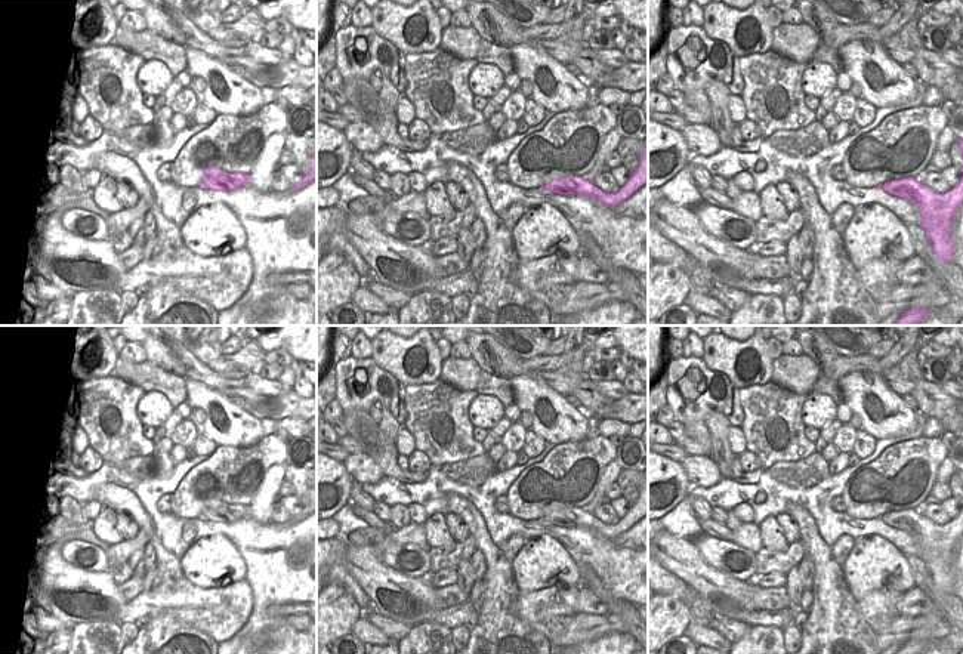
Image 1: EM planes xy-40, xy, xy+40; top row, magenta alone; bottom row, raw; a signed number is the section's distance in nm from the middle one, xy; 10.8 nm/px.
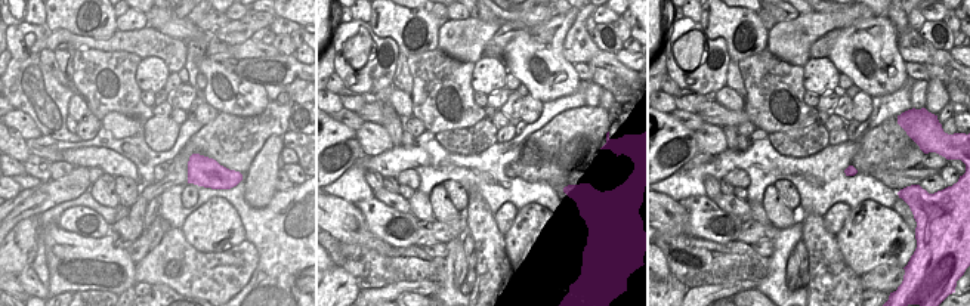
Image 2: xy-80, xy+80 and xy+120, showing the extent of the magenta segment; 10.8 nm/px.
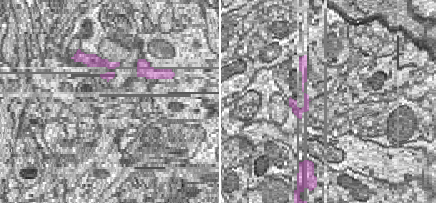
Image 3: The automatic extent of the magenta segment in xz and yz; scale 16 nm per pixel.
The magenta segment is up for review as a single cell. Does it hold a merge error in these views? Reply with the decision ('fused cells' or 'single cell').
single cell

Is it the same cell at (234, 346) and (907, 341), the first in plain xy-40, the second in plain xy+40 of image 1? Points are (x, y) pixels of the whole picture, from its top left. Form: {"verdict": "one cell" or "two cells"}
{"verdict": "two cells"}

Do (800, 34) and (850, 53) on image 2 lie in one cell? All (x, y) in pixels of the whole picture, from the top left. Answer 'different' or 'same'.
different

